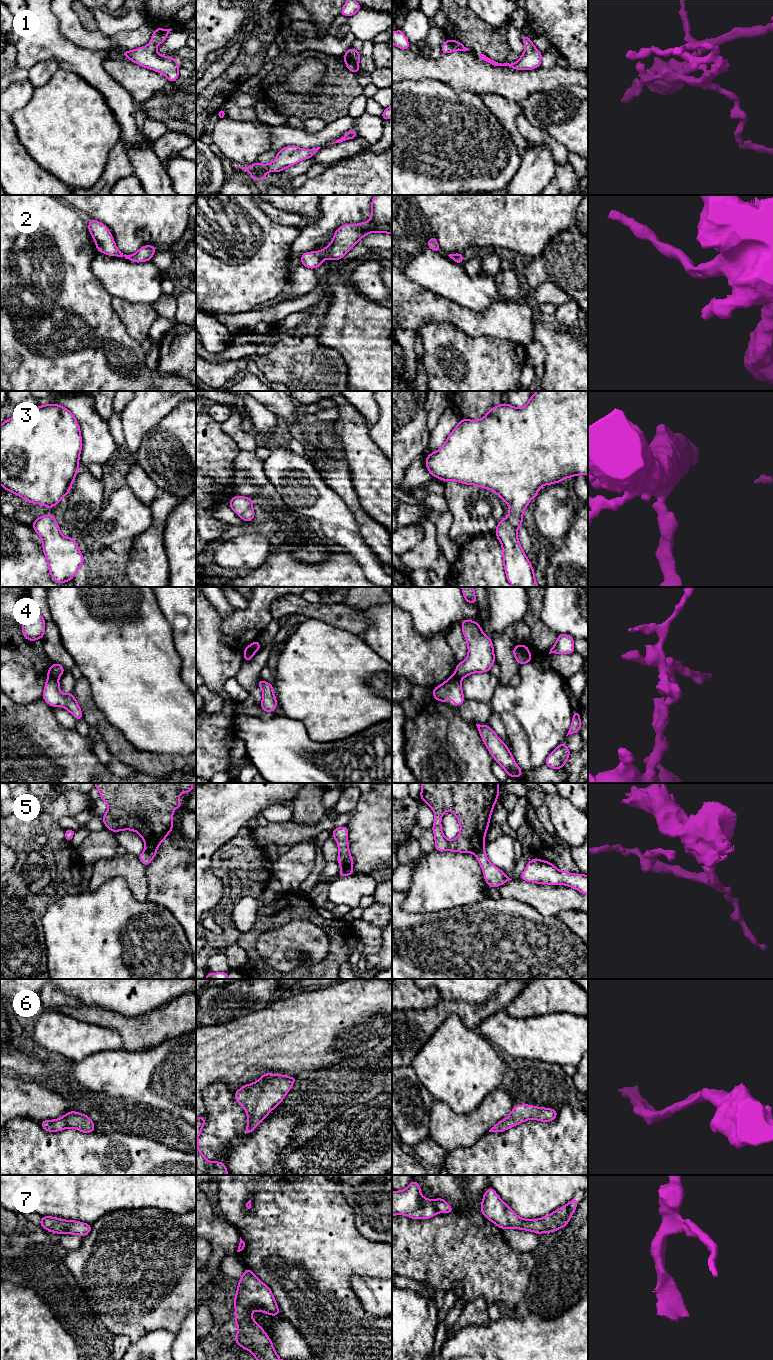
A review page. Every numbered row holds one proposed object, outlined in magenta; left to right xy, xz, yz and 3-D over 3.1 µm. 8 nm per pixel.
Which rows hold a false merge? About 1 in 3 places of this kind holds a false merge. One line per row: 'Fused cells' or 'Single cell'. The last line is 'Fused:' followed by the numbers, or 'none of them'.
1: Single cell
2: Single cell
3: Single cell
4: Fused cells
5: Fused cells
6: Single cell
7: Single cell
Fused: 4, 5

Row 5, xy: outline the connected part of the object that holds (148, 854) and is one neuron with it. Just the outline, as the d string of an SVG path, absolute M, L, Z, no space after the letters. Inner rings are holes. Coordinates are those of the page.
M144 848L138 857L141 863L146 867L156 856L157 848Z

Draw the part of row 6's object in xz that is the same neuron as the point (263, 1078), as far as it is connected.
M267 1073L257 1082L243 1085L235 1091L235 1100L245 1109L248 1124L245 1135L255 1130L266 1116L277 1107L289 1092L297 1077Z

